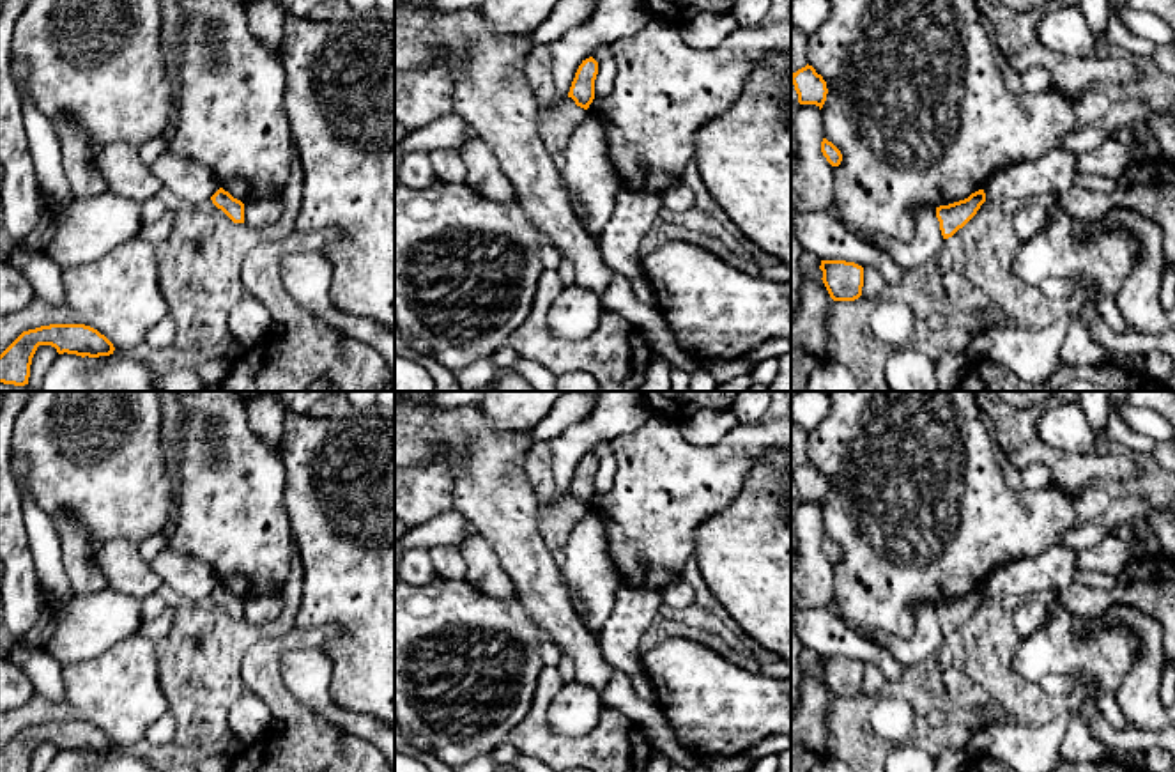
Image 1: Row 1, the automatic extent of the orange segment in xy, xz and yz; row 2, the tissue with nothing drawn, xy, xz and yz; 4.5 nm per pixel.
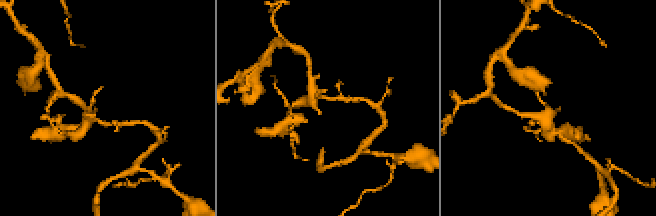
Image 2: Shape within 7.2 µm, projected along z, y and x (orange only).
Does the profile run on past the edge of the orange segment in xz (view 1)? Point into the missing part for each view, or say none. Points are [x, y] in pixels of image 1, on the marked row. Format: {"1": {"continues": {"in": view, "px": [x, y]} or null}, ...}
{"1": {"continues": null}}

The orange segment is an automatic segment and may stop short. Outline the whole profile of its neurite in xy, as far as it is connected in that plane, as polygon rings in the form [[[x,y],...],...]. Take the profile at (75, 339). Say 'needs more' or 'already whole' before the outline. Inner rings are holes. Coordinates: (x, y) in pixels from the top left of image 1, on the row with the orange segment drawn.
already whole; [[[50,324],[23,331],[0,354],[0,382],[25,386],[30,377],[32,358],[39,345],[51,345],[58,354],[110,356],[113,344],[97,329],[85,324]]]

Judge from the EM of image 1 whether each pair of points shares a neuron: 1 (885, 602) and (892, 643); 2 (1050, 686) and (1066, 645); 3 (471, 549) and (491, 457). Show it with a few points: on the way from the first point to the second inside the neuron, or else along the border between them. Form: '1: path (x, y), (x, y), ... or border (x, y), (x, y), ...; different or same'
1: border (919, 604), (908, 636), (871, 633), (850, 624); different
2: border (1067, 673), (1052, 673), (1037, 682); different
3: border (478, 533), (503, 569); different

